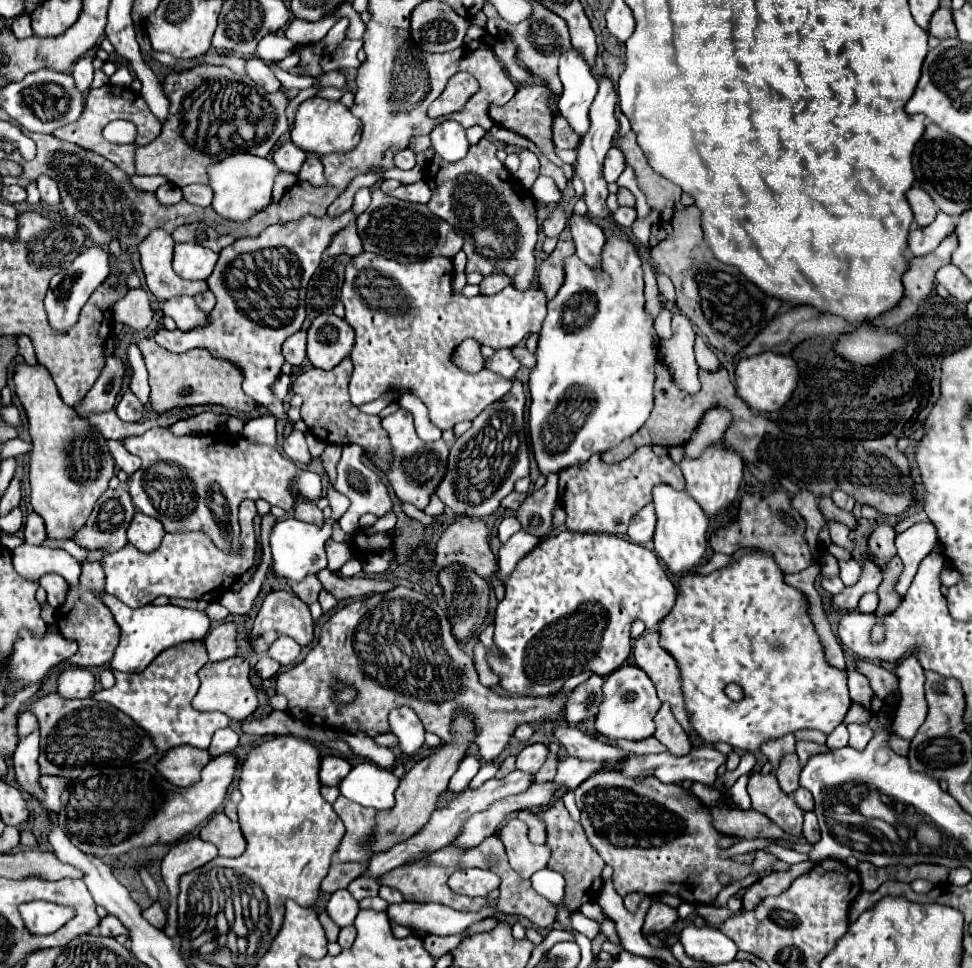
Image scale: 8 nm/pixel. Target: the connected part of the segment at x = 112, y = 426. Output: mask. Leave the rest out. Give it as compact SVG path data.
M107 412L107 414L97 414L89 420L91 426L95 426L105 438L113 440L122 440L127 436L140 436L145 433L145 430L150 430L147 420L129 424L129 422L121 422L117 418L115 412Z

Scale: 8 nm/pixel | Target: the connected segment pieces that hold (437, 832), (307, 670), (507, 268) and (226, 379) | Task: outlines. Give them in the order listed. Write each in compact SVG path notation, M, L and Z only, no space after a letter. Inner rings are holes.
M515 768L511 774L507 774L507 776L501 778L501 780L491 778L491 780L487 780L483 786L479 786L477 790L465 790L465 792L457 794L457 798L451 800L447 806L437 808L437 810L433 812L431 820L429 820L417 834L413 834L411 838L407 838L407 840L395 844L391 850L387 850L387 852L383 852L383 854L375 854L375 856L369 860L367 870L365 870L361 876L357 876L357 878L347 886L349 892L351 892L351 896L355 896L357 900L377 896L379 878L381 878L383 874L387 874L389 870L393 870L393 868L397 868L397 866L409 862L411 858L417 858L423 850L435 852L435 850L439 850L439 848L451 844L451 842L459 836L463 824L465 824L473 814L477 814L477 812L481 812L481 810L487 810L487 806L491 806L491 804L497 802L497 800L515 796L515 794L523 794L531 784L533 784L533 774L525 774L523 770L517 770L517 768Z
M395 586L389 592L369 596L365 600L355 600L349 606L337 610L321 628L321 636L317 646L309 650L303 662L295 664L293 668L281 672L277 676L277 694L283 694L289 702L287 712L305 722L315 724L323 728L337 728L337 730L349 730L357 732L363 730L371 738L377 734L387 732L387 714L395 706L409 706L415 710L415 714L421 718L427 732L437 734L443 742L451 742L455 736L451 732L453 726L453 714L465 712L473 718L475 726L475 744L479 748L479 756L485 762L491 762L495 756L501 754L501 750L509 744L513 732L521 724L541 724L541 722L557 722L563 716L563 708L569 700L569 694L575 686L585 682L591 674L579 674L575 678L569 678L567 684L559 694L553 698L511 698L511 696L499 696L493 690L481 686L473 660L463 652L457 638L451 632L451 624L439 608L437 600L433 596L425 596L417 590ZM335 684L345 684L355 688L355 702L335 704Z
M481 138L469 148L467 156L455 164L443 162L433 154L427 176L435 180L435 188L431 188L433 194L427 206L465 240L467 272L481 272L483 276L505 274L511 278L513 288L527 290L535 276L535 244L539 238L537 204L531 192L523 190L523 186L515 182L515 176L497 160L495 150L491 140Z
M143 338L139 342L139 350L143 350L143 358L149 370L149 386L151 386L149 404L155 414L165 414L171 410L203 404L219 404L237 412L253 412L257 408L257 402L251 400L241 388L243 374L239 366L229 360L213 356L205 348L193 348L183 354L173 354L161 348L153 338Z

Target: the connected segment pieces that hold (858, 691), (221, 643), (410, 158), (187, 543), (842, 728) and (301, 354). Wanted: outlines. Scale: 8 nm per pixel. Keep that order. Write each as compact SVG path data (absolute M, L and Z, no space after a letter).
M849 668L849 670L847 670L847 684L849 684L851 700L853 700L853 702L859 702L859 704L865 704L867 708L871 708L873 690L871 690L871 686L869 686L869 680L867 680L861 672Z
M221 622L205 636L205 646L211 662L227 660L237 654L237 622Z
M409 148L401 150L401 152L395 156L395 166L397 166L399 170L411 170L415 164L417 164L417 162L415 162L415 154L413 154Z
M245 500L239 506L239 526L241 526L241 552L223 552L219 550L211 538L203 532L173 532L165 534L161 546L153 552L139 552L135 546L125 544L121 550L107 554L101 564L105 570L105 592L119 598L123 604L131 608L139 608L151 604L157 596L169 598L189 598L199 600L205 598L209 602L219 600L237 578L253 566L255 554L255 502Z
M840 724L827 736L827 748L842 748L848 745L849 733L845 724Z
M299 330L299 332L291 334L285 340L285 344L283 344L283 356L285 356L285 360L289 364L299 366L305 360L305 340L307 340L305 330Z

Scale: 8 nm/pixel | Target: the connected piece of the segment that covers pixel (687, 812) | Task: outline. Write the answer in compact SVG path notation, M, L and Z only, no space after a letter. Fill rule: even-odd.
M555 728L555 738L581 762L603 764L575 788L575 800L589 844L613 868L613 886L619 896L631 892L671 894L689 904L717 904L717 894L723 888L739 884L749 874L763 878L773 872L777 858L767 850L755 850L751 862L721 858L723 848L719 842L725 834L715 830L709 808L681 784L663 784L655 776L625 776L619 770L625 752L579 728ZM719 874L727 874L731 882L723 886Z

